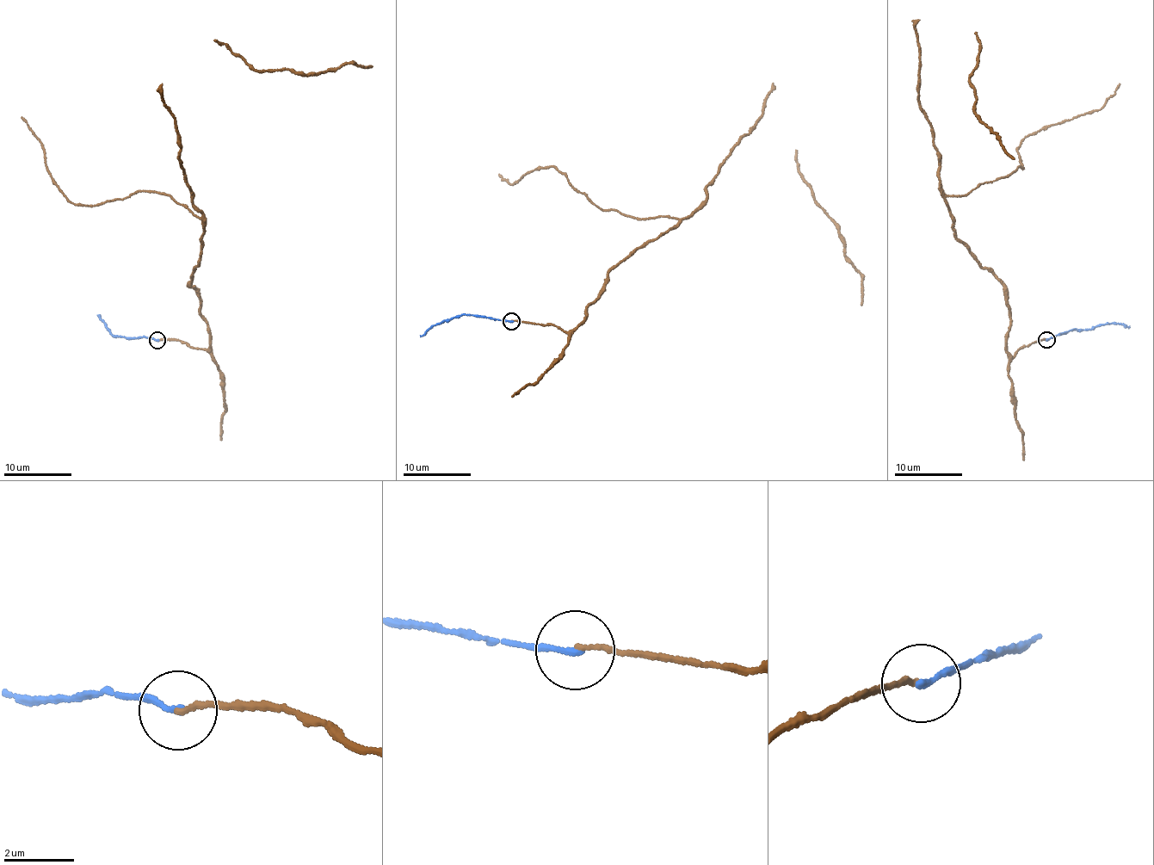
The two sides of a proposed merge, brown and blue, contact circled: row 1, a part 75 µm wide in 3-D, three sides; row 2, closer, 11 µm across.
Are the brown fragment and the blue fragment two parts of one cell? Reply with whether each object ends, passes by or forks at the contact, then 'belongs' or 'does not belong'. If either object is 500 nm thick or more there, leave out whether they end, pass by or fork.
brown ends | blue ends | belongs

